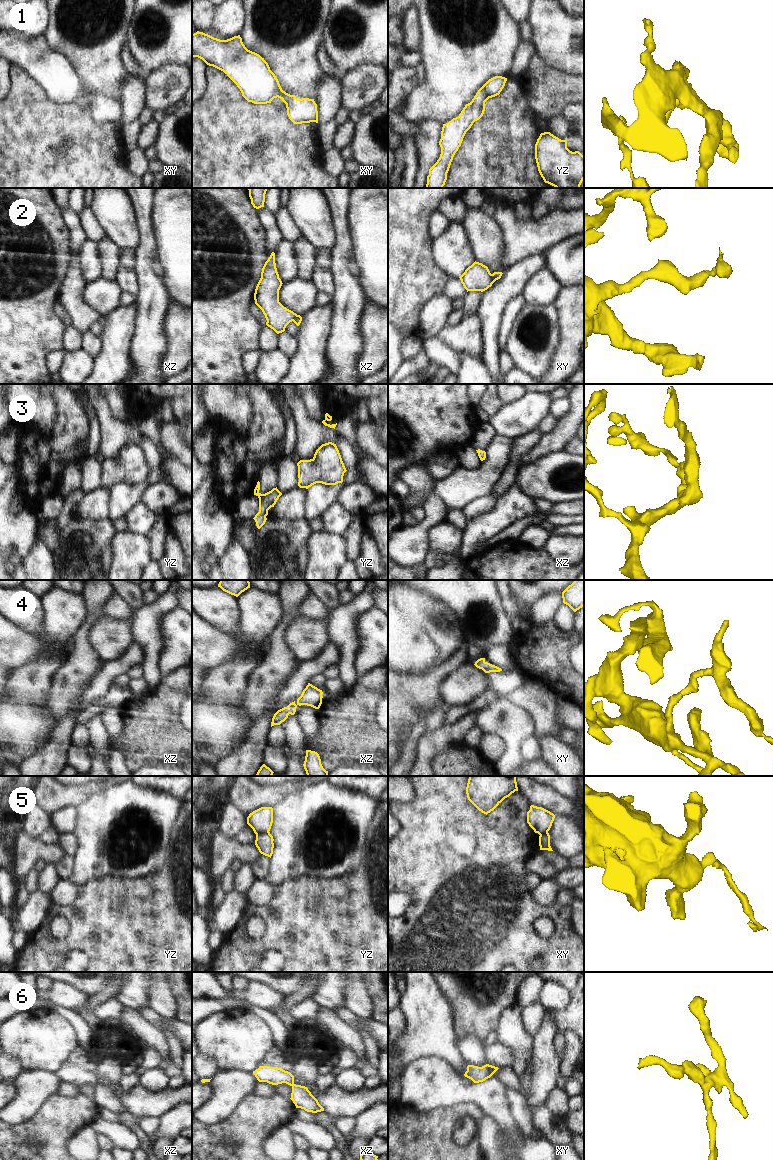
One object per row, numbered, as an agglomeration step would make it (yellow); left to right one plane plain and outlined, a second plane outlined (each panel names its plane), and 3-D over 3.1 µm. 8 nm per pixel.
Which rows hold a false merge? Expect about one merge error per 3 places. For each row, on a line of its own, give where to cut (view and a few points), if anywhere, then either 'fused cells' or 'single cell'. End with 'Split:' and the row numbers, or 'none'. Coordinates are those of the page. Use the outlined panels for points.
1: cut none; single cell
2: cut xy (490, 274), (493, 282); fused cells
3: cut none; single cell
4: cut none; single cell
5: cut yz (268, 831), (256, 834); fused cells
6: cut xz (294, 1084), (292, 1086); fused cells
Split: 2, 5, 6

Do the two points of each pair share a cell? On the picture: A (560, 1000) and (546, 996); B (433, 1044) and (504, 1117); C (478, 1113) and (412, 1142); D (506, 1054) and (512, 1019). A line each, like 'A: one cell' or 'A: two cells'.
A: one cell
B: two cells
C: one cell
D: two cells

